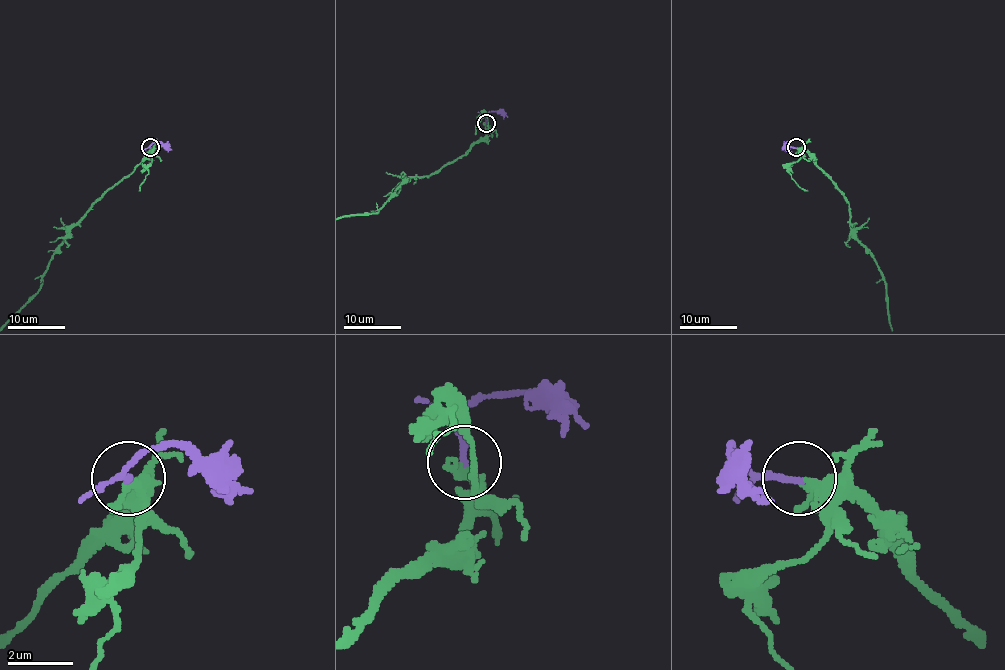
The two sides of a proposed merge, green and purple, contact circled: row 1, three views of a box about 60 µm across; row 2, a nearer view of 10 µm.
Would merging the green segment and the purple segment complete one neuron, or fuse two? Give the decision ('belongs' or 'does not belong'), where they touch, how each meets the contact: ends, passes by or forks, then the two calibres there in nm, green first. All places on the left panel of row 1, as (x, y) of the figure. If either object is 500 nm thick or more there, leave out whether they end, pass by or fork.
belongs; at (150, 147); green ends there; purple ends there; 320 nm thick on the green side, 190 nm on the other

